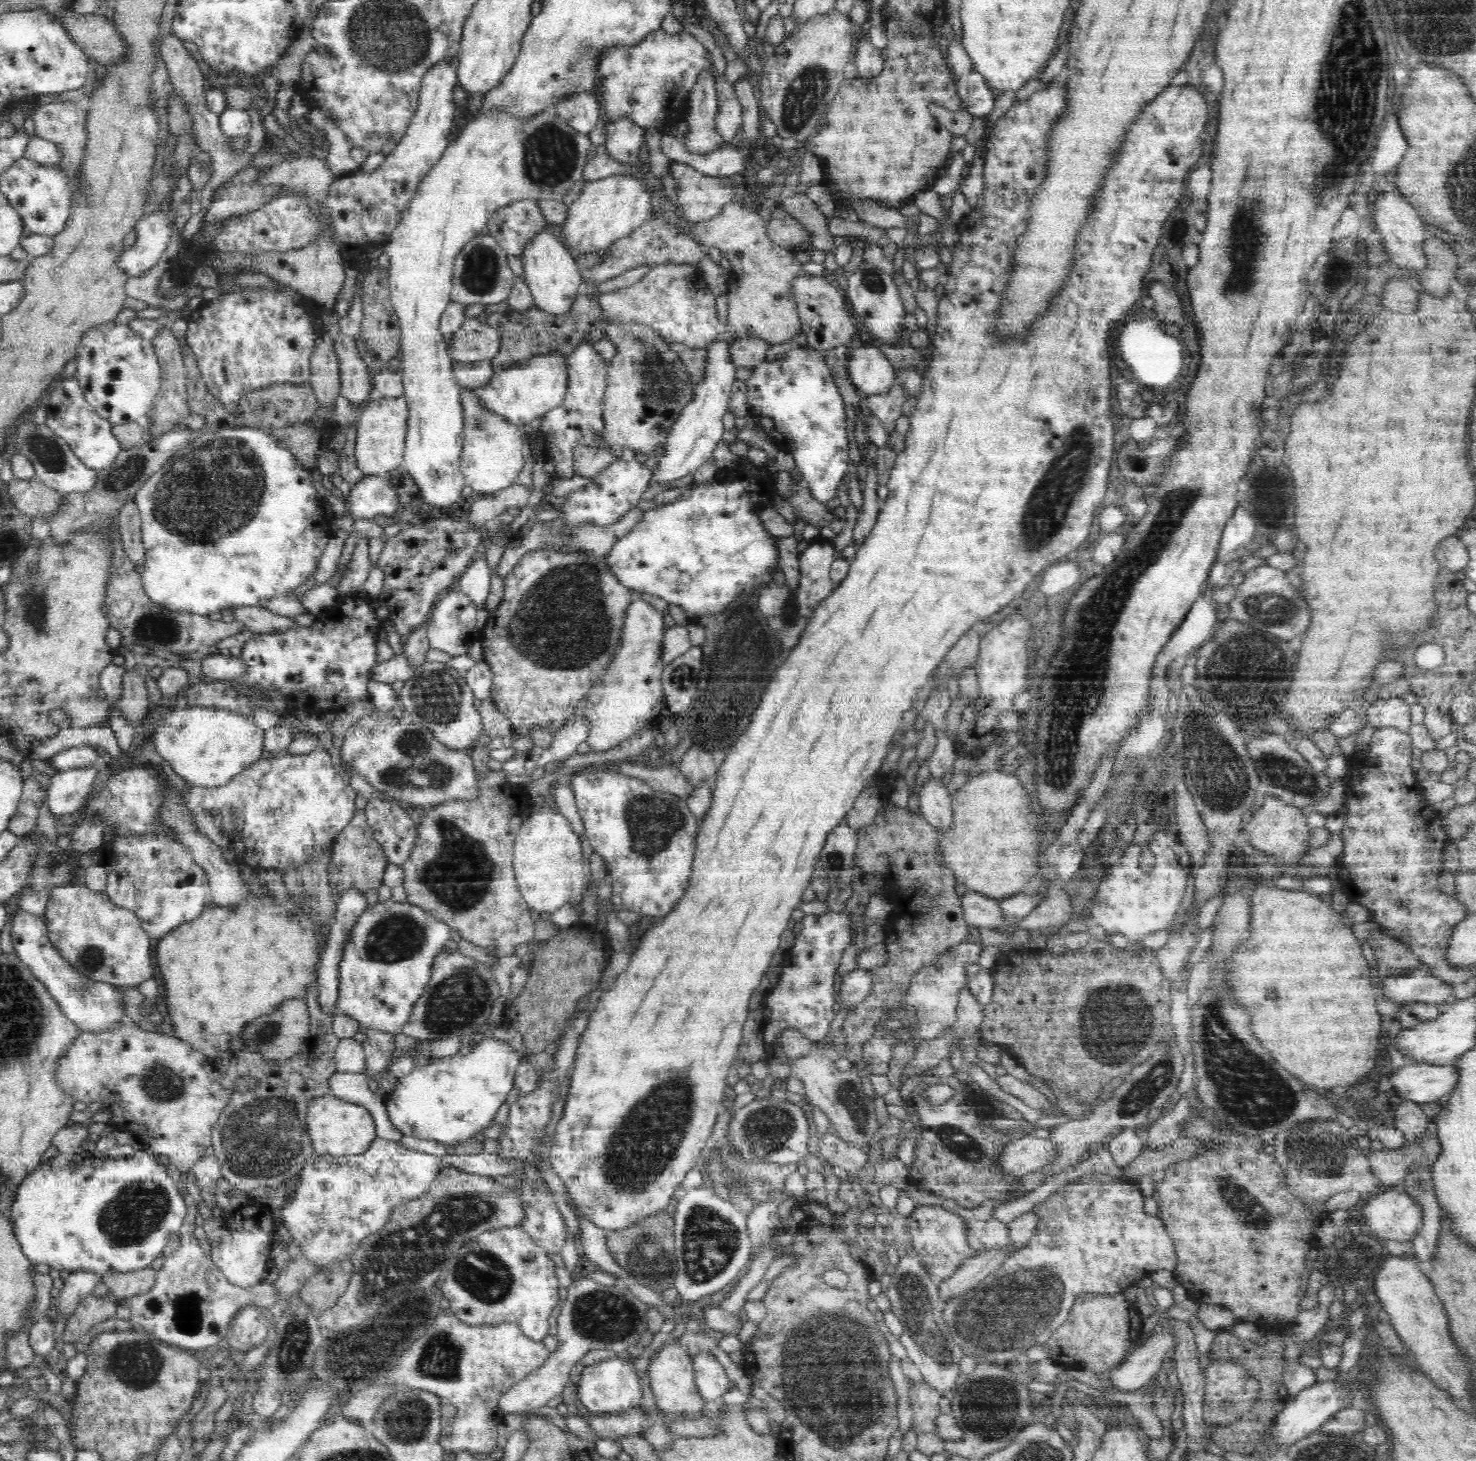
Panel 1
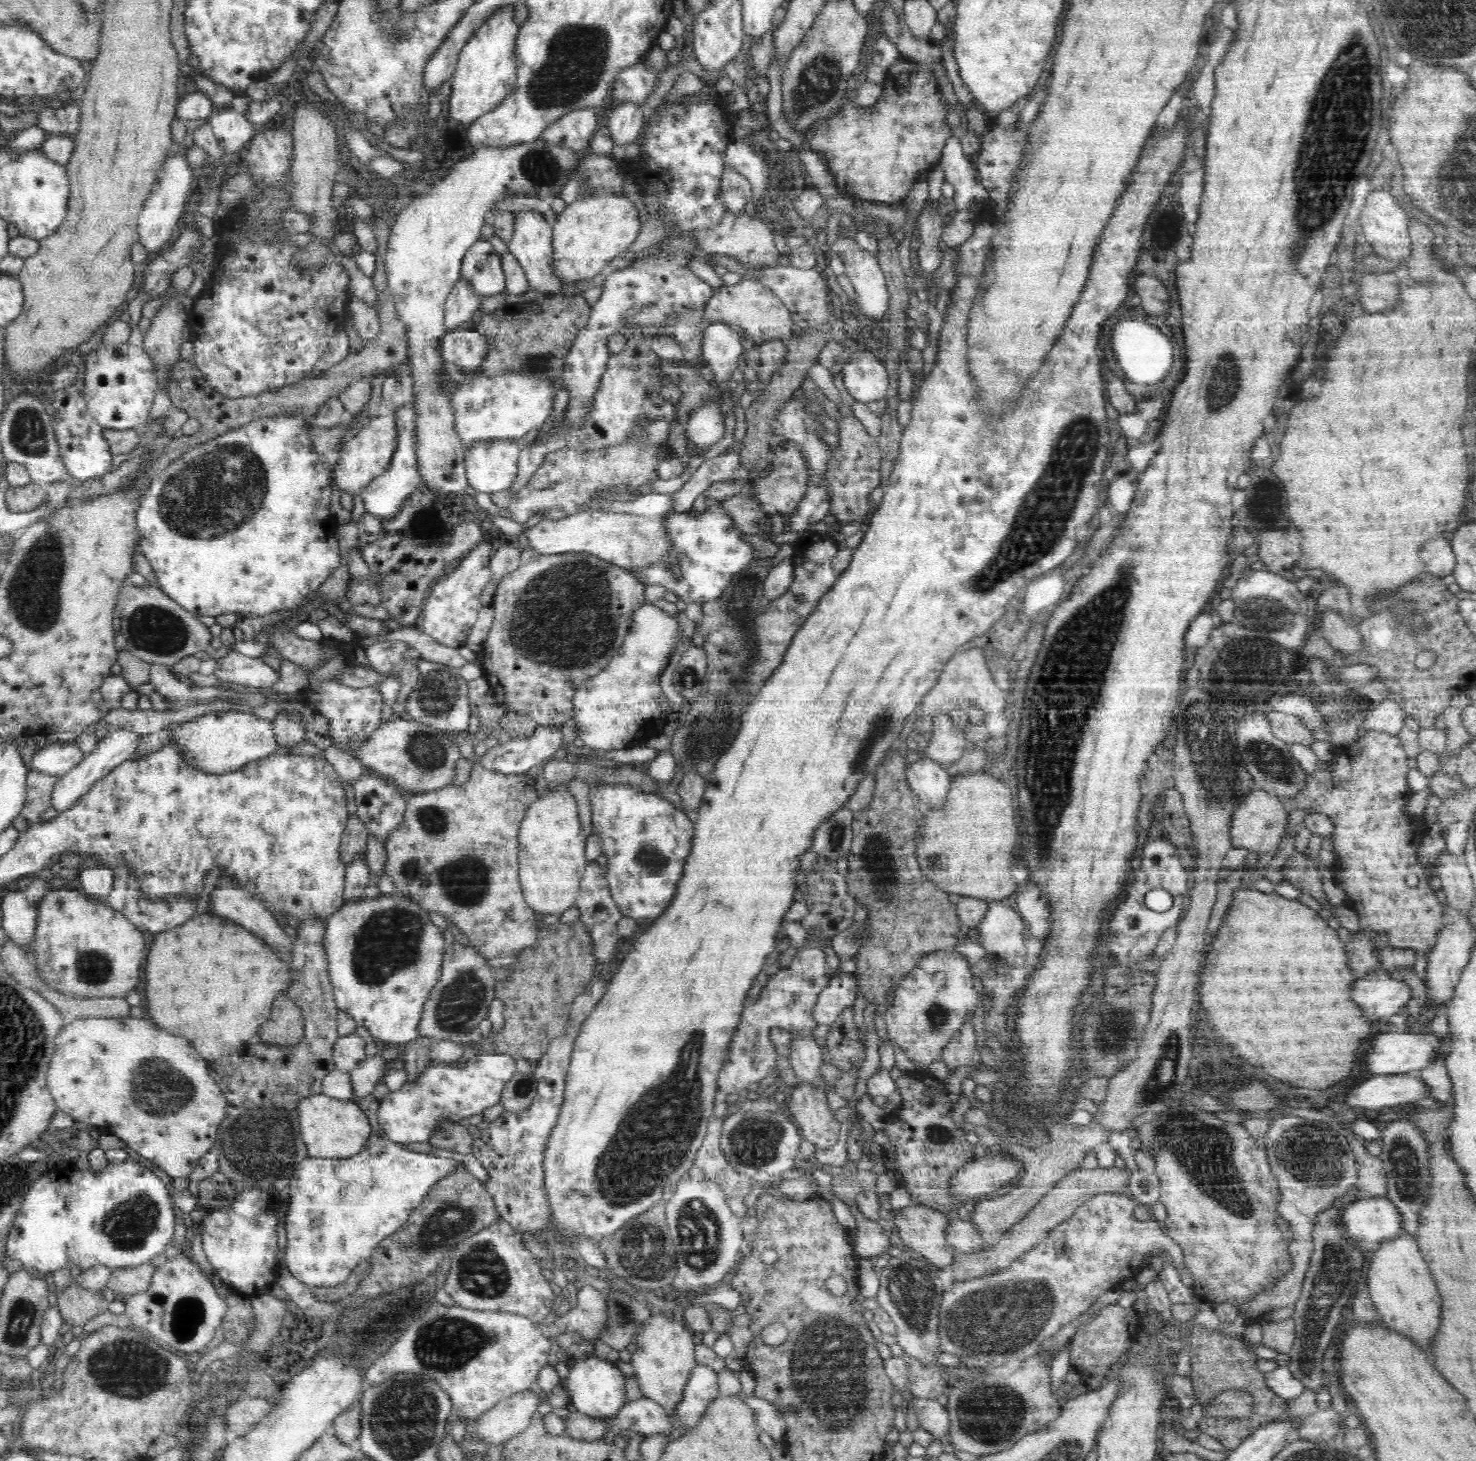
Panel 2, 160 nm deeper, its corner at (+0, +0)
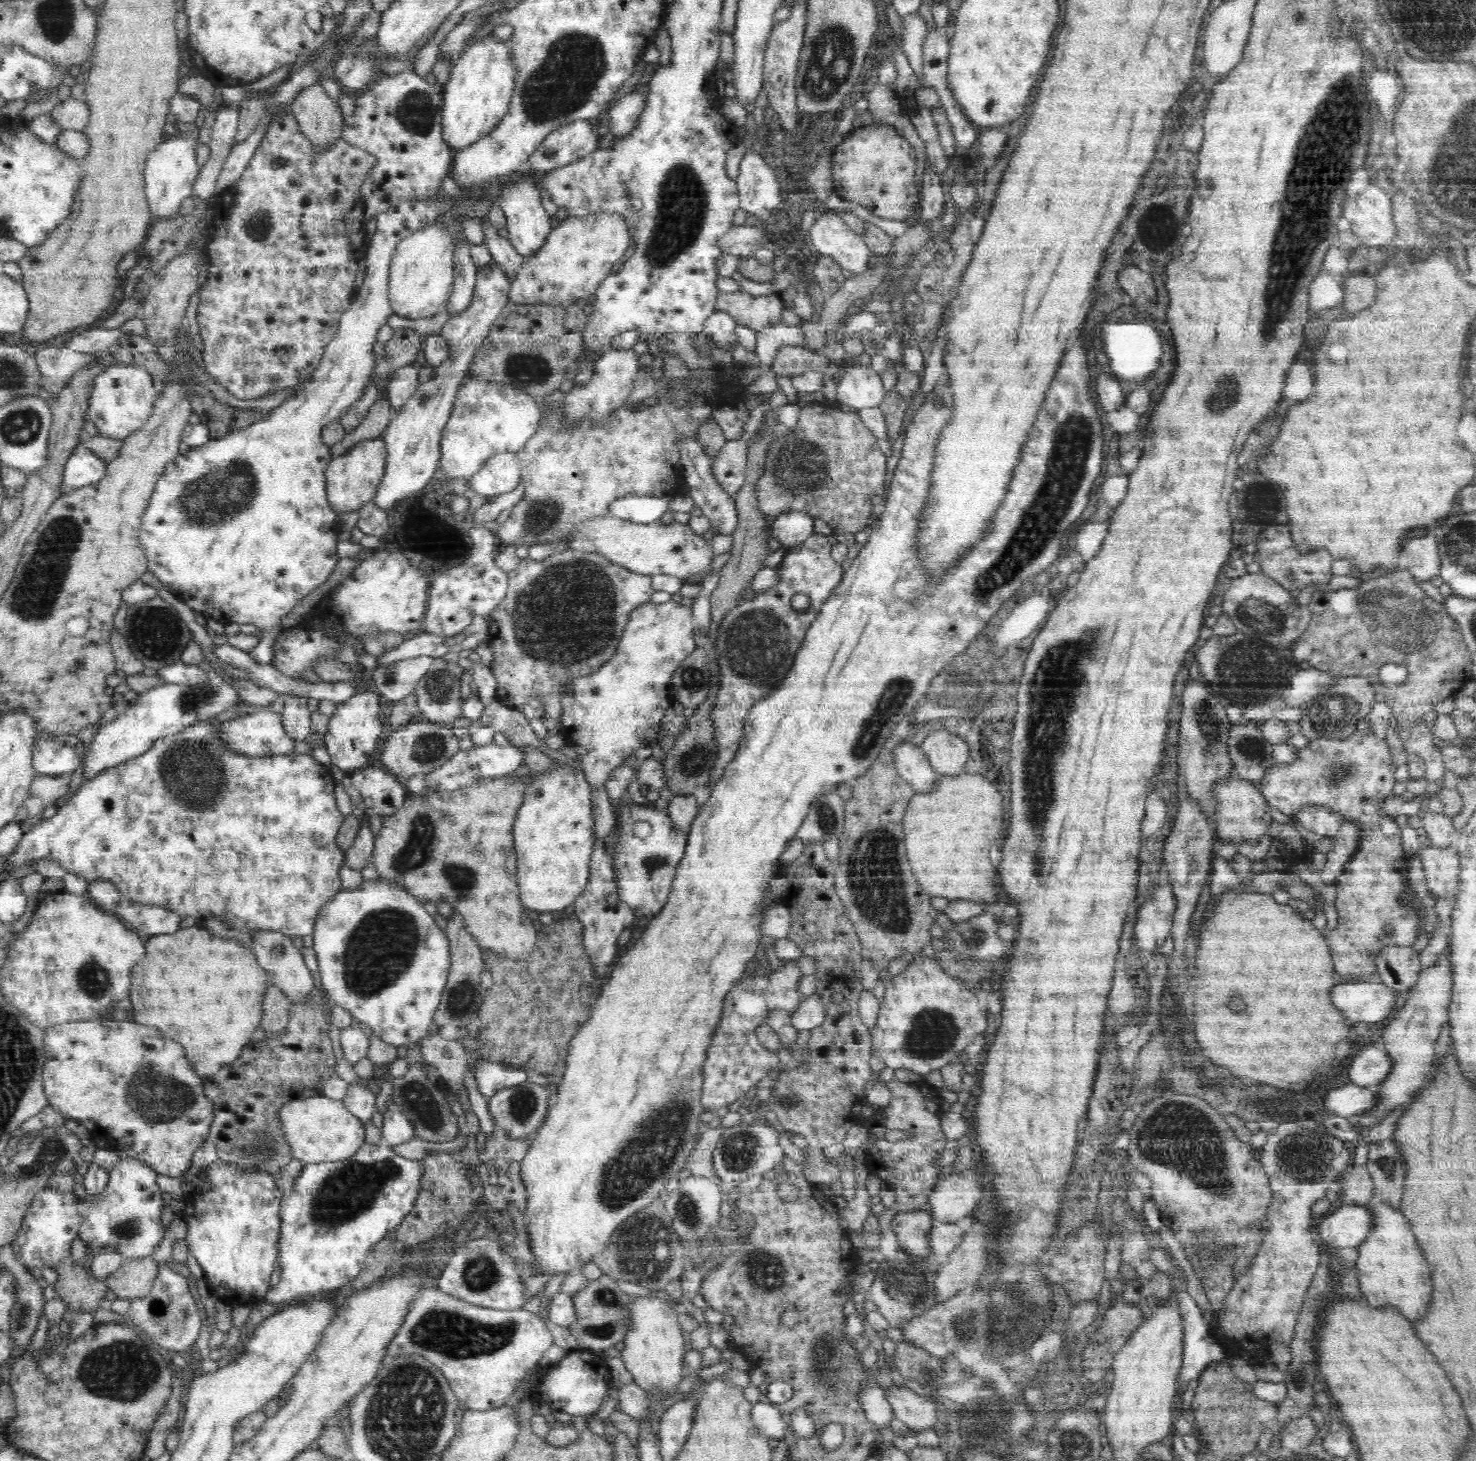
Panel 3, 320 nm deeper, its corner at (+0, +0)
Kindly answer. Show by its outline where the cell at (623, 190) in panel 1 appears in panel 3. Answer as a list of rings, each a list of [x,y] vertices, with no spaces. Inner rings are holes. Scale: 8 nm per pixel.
[[[594,212],[586,216],[568,215],[549,232],[536,254],[524,259],[510,284],[508,300],[516,304],[540,306],[570,305],[582,298],[591,301],[600,282],[623,258],[630,240],[630,230],[621,214]]]

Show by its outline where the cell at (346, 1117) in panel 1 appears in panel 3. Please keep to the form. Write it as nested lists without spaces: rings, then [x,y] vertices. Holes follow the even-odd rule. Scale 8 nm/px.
[[[324,1094],[292,1099],[280,1108],[280,1126],[292,1158],[303,1164],[336,1162],[350,1158],[364,1142],[364,1124],[352,1115],[343,1101],[332,1100]]]

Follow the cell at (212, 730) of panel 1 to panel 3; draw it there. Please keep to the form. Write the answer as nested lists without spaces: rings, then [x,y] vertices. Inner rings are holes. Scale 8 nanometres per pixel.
[[[268,709],[241,716],[237,719],[219,722],[220,739],[226,741],[226,747],[236,753],[249,757],[276,757],[279,754],[290,754],[296,746],[296,739],[290,737],[284,729],[282,715]]]

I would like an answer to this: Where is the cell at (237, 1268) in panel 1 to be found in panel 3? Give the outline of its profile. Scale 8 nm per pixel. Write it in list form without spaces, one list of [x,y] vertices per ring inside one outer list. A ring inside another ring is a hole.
[[[220,1159],[200,1171],[205,1176],[205,1182],[196,1178],[175,1211],[175,1214],[179,1214],[186,1223],[185,1243],[188,1250],[202,1267],[203,1276],[211,1285],[212,1294],[218,1300],[230,1306],[261,1301],[271,1289],[270,1278],[279,1253],[277,1247],[281,1229],[279,1206],[284,1193],[276,1185],[275,1177],[266,1171],[244,1171],[242,1167]]]

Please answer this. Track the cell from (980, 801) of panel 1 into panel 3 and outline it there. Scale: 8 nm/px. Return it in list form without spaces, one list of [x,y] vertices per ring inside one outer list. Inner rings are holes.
[[[966,773],[956,776],[941,776],[940,780],[925,793],[914,793],[908,808],[904,811],[904,835],[906,859],[912,867],[912,873],[924,893],[930,897],[942,897],[948,901],[957,899],[970,900],[976,903],[994,903],[998,894],[997,864],[990,862],[988,848],[1000,838],[1004,832],[1004,809],[1002,796],[994,782],[979,774]]]

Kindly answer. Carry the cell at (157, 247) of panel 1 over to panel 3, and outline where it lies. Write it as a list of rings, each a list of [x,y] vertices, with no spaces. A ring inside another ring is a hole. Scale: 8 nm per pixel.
[[[177,130],[156,145],[156,149],[148,156],[144,171],[145,195],[153,221],[178,216],[182,200],[193,197],[193,186],[202,167],[197,163],[197,143],[196,135]]]

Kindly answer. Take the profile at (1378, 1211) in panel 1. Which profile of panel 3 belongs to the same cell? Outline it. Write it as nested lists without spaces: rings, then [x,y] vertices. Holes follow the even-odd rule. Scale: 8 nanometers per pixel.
[[[1342,1204],[1335,1212],[1315,1221],[1314,1231],[1319,1244],[1337,1251],[1357,1247],[1370,1234],[1374,1221],[1369,1205]]]

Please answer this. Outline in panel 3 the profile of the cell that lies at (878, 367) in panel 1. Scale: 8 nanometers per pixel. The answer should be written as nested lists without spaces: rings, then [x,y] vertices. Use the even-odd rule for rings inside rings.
[[[860,365],[845,370],[837,382],[837,402],[857,411],[875,408],[886,397],[881,376]]]

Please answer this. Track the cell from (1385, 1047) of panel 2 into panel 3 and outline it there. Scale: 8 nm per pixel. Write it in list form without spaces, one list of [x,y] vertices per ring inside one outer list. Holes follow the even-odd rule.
[[[1378,1042],[1366,1045],[1358,1051],[1348,1068],[1350,1083],[1356,1086],[1372,1086],[1381,1083],[1391,1073],[1393,1064],[1384,1045]]]

